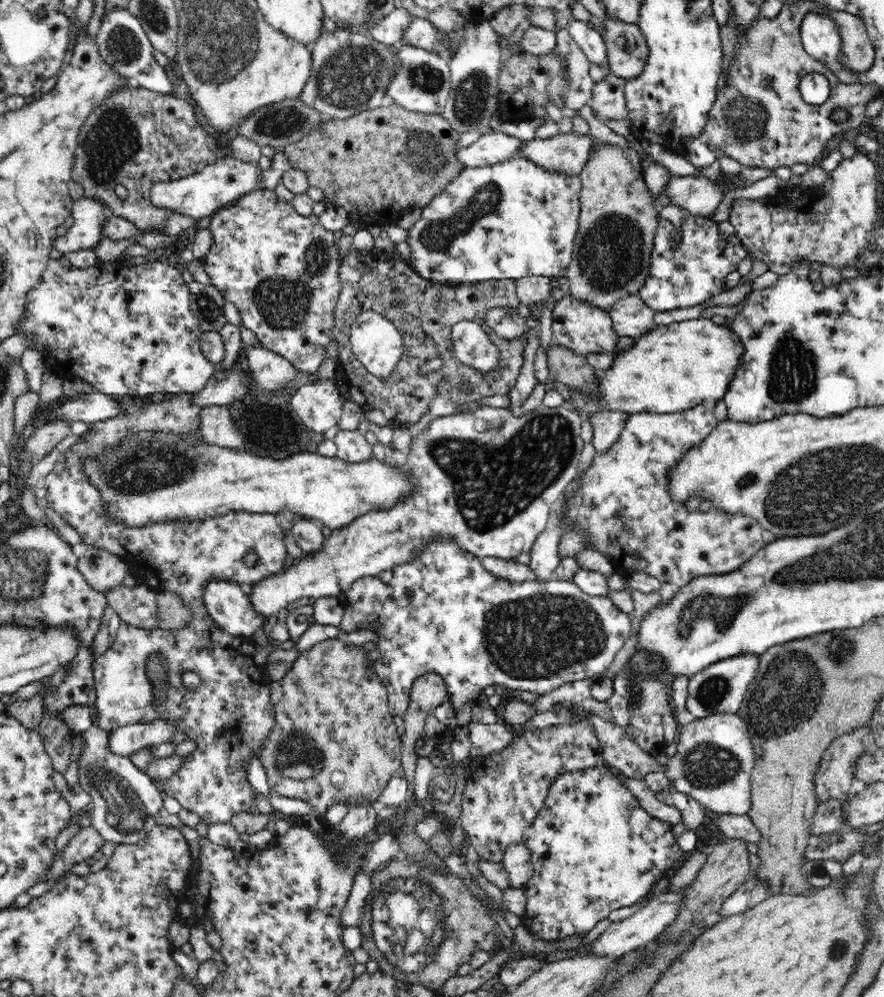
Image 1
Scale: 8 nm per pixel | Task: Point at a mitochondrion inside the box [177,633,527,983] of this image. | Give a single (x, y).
(408, 923)

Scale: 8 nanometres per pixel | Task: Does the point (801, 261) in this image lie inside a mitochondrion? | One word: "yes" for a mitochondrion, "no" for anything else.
no

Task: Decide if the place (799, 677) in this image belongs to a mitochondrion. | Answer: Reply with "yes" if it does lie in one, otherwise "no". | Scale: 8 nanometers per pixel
yes

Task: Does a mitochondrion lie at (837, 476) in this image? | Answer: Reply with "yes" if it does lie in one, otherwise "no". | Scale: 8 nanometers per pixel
yes

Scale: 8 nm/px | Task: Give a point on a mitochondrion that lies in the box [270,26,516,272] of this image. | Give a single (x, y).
(348, 77)

